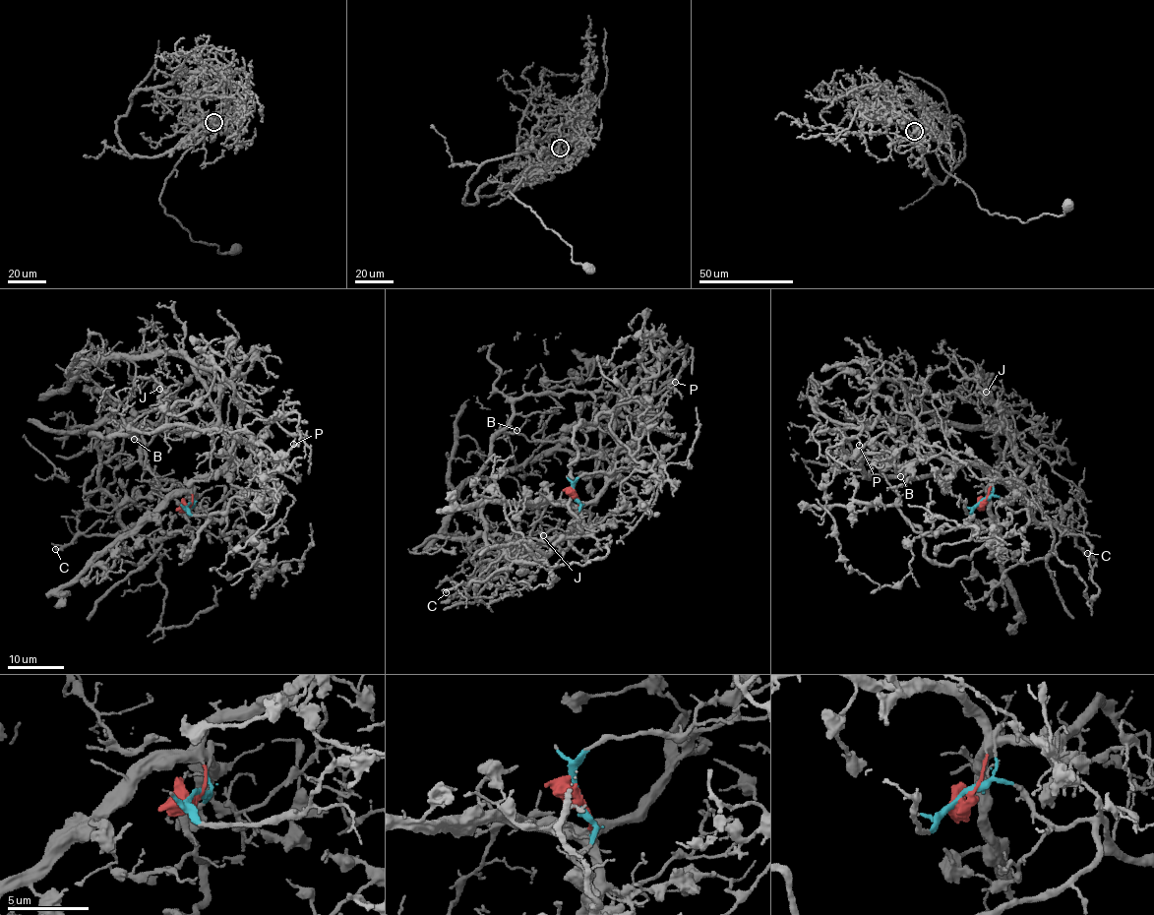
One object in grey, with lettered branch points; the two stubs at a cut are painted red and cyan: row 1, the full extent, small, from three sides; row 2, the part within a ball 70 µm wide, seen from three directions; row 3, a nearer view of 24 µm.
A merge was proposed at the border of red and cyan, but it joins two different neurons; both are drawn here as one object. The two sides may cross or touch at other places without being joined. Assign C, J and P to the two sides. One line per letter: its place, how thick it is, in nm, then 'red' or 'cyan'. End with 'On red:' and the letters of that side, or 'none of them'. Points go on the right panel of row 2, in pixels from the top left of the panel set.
C: (1087, 553) | 280 nm | cyan
J: (986, 392) | 160 nm | red
P: (859, 445) | 110 nm | red
On red: J, P

